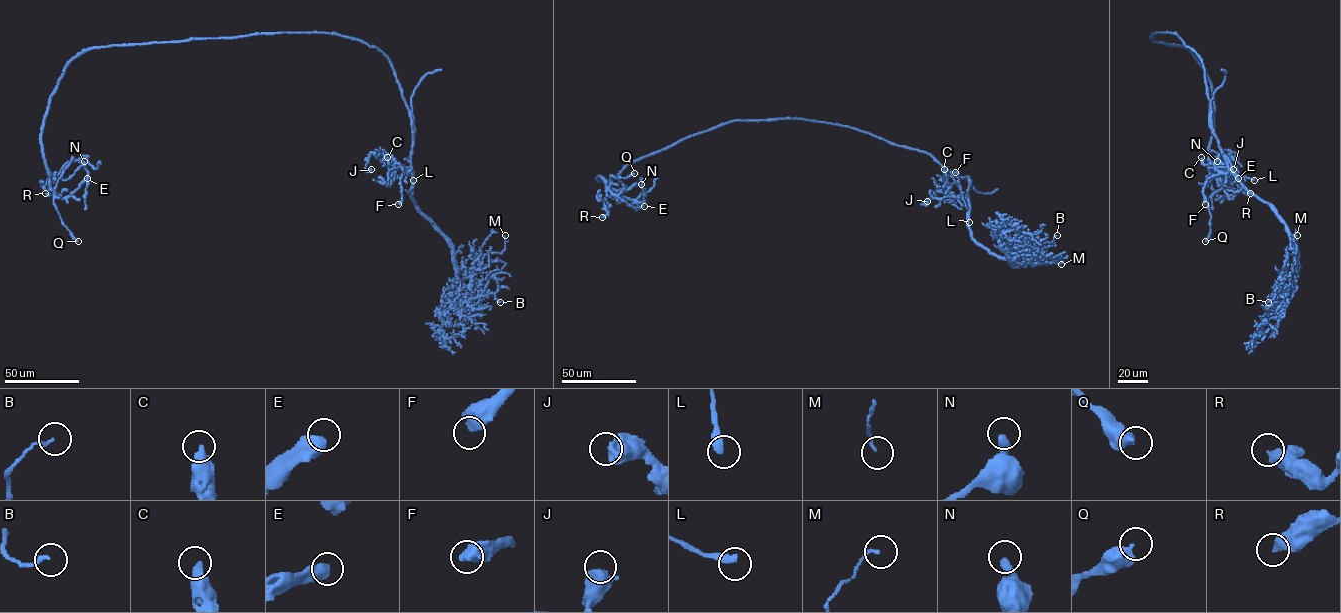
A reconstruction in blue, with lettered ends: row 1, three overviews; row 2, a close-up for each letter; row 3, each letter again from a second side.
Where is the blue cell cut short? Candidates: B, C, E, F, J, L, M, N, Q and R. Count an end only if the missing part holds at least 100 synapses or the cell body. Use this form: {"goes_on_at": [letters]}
{"goes_on_at": []}

